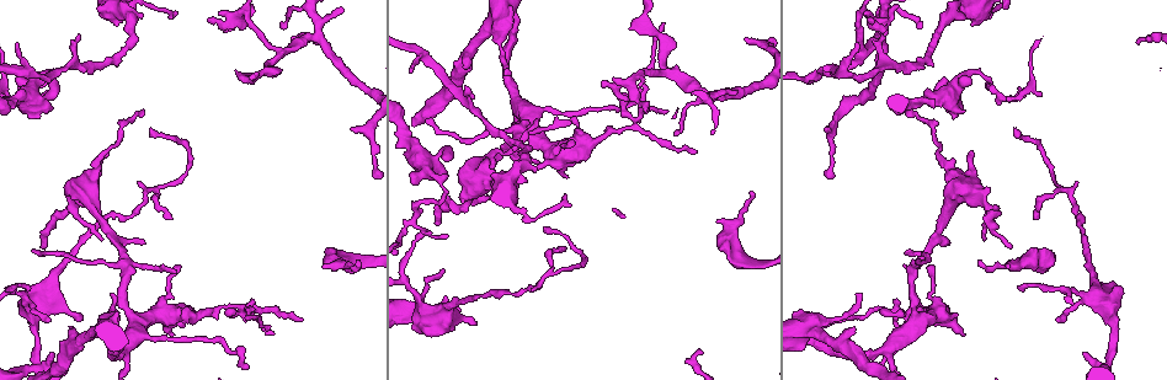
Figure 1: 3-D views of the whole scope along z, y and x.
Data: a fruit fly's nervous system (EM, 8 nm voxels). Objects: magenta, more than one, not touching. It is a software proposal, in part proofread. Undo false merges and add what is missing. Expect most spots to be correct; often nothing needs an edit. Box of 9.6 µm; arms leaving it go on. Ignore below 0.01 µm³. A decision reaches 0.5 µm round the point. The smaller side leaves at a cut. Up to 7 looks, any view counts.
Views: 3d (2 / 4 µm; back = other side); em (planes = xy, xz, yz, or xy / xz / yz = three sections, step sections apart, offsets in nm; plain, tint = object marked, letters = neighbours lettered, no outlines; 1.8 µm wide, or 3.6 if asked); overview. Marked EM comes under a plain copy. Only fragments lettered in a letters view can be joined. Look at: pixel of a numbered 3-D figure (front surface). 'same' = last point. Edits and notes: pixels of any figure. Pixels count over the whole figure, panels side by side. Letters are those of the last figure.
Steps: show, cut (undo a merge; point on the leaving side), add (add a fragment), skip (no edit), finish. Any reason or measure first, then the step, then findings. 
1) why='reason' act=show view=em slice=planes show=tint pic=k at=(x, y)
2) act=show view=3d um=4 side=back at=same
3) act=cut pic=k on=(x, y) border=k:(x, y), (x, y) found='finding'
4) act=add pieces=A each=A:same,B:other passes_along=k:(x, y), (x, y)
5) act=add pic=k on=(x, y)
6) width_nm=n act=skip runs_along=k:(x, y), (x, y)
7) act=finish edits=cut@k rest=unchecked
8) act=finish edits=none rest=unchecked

act=show view=3d um=4 pic=1 at=(518, 131)

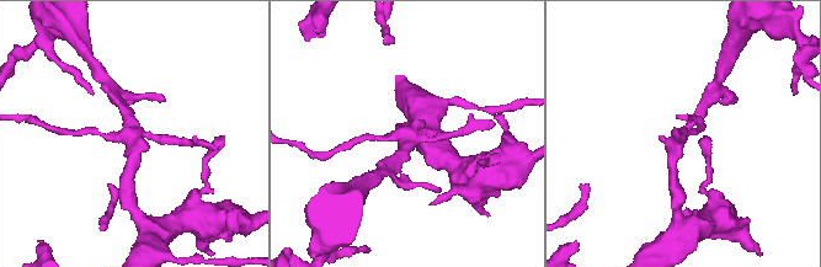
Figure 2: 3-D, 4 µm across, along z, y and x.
why='need the tissue' act=show view=em slice=planes show=letters pic=2 at=(408, 138)

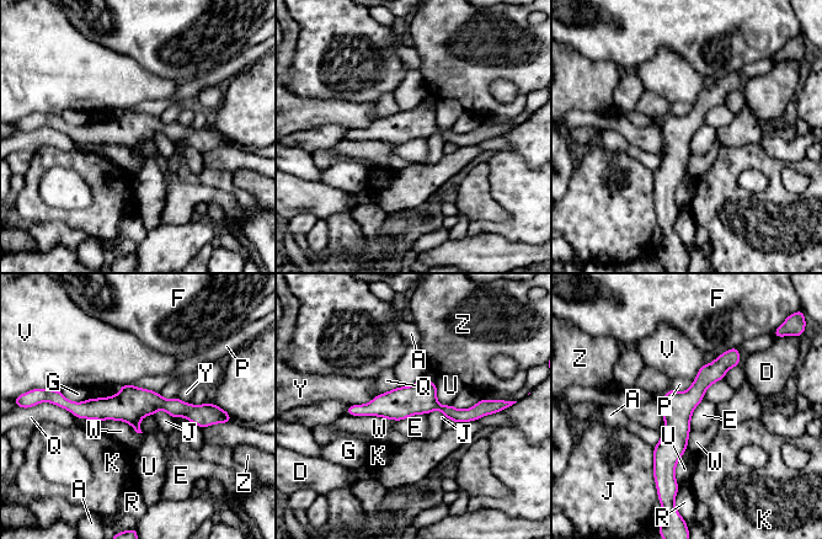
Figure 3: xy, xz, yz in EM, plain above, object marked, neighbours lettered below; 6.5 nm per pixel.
longest_contact=W:440nm act=skip each=A:other,D:other,E:other,F:other,G:other,J:other,K:other,P:other,Q:other,R:other,U:other,V:other,W:other,Y:other,Z:other found='all the same neuron'

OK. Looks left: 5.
why='thick end' act=show view=em um=3.6 slice=planes show=letters pic=1 at=(48, 111)

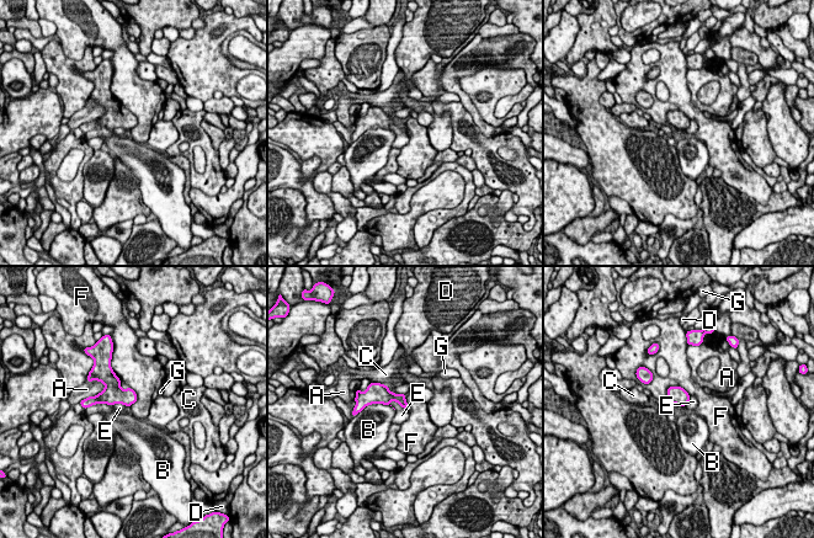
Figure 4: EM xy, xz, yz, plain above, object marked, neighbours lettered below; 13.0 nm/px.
act=skip each=A:other,B:other,C:other,D:other,E:other,F:other,G:other border=4:(669, 385), (668, 398), (684, 406) found='none of them fits'

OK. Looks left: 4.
why='sharp bend' act=show view=em um=3.6 slice=planes show=letters pic=1 at=(279, 55)

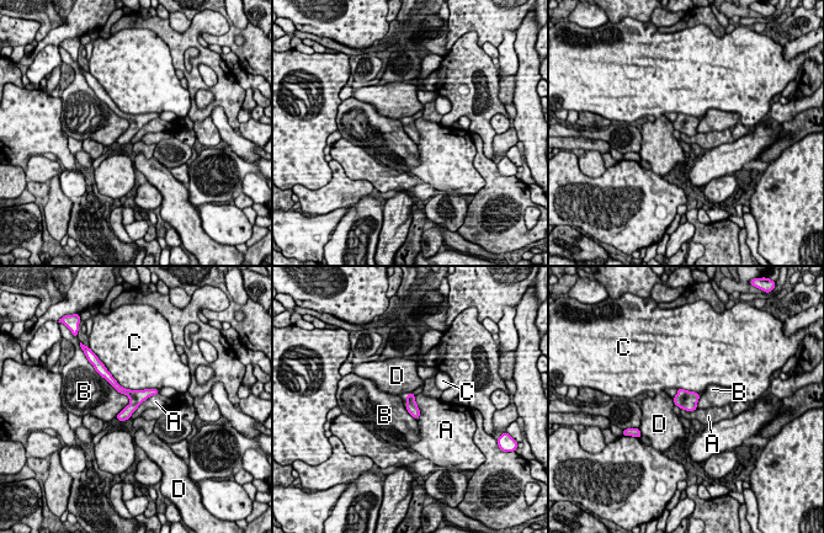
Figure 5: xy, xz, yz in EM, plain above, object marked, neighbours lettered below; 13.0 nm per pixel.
width_nm=160 act=skip each=A:other,B:other,C:other,D:other found='all the same neuron'

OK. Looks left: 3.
act=finish edits=none rest=unchecked

